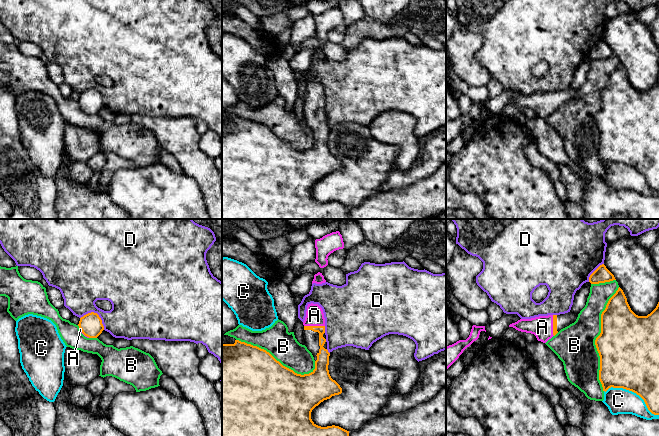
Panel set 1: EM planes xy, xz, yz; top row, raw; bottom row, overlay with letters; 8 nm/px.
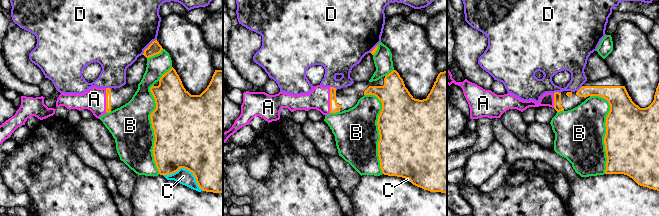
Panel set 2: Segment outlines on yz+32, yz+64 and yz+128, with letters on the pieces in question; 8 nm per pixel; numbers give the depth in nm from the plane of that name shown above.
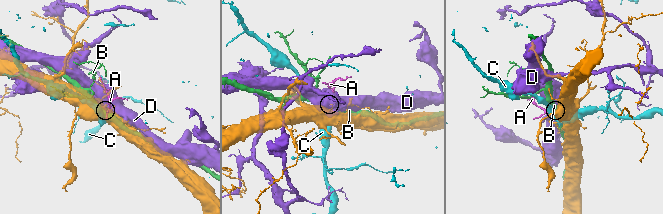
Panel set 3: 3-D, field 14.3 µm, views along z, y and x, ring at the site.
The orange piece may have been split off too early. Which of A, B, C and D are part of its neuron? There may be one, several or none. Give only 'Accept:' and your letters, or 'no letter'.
Accept: A

